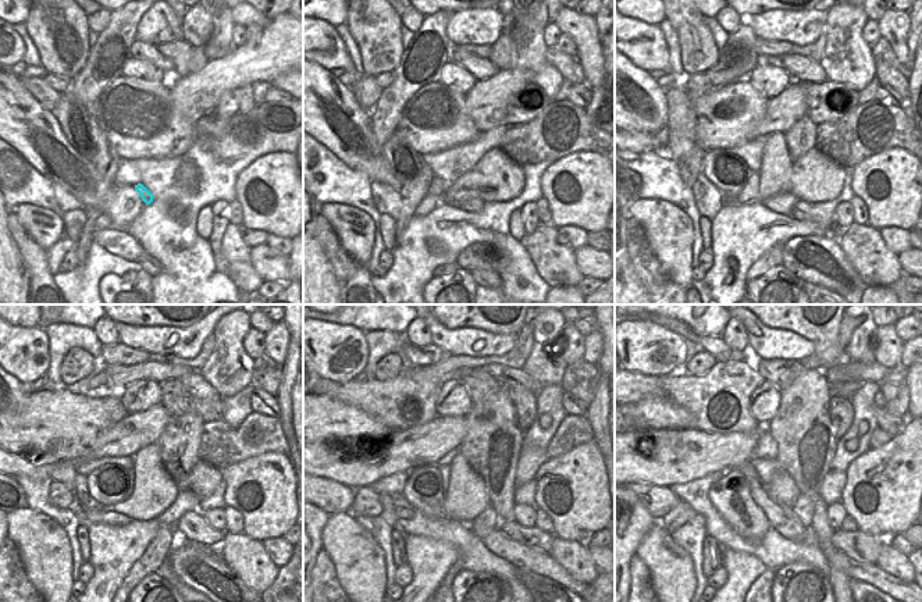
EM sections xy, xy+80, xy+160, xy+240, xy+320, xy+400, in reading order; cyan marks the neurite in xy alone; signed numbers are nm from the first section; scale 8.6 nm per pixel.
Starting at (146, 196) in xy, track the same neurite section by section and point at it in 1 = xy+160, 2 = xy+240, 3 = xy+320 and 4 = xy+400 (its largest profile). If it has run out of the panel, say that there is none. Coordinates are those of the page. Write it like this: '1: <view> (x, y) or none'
1: xy+160 (803, 210)
2: xy+240 (193, 526)
3: xy+320 (529, 537)
4: xy+400 (858, 545)

